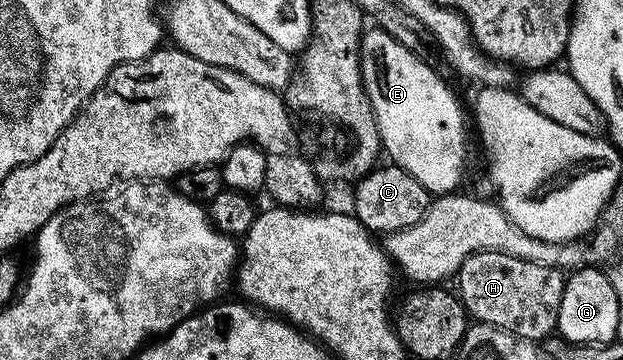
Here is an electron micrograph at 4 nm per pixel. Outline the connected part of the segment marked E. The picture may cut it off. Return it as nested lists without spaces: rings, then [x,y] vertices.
[[[377,26],[371,27],[369,30],[363,31],[361,42],[361,60],[362,60],[362,76],[363,84],[367,90],[367,96],[371,100],[372,110],[375,112],[376,126],[379,128],[379,138],[381,147],[384,149],[385,155],[390,155],[395,165],[404,169],[408,174],[412,174],[412,178],[416,178],[416,182],[420,182],[420,186],[424,186],[426,191],[435,197],[454,194],[459,191],[458,188],[462,184],[462,179],[466,176],[466,164],[462,159],[466,156],[466,120],[468,124],[468,116],[462,113],[462,104],[454,97],[454,92],[418,57],[419,53],[412,48],[400,46],[400,42],[396,42],[396,38],[392,38],[387,32],[381,32]]]

